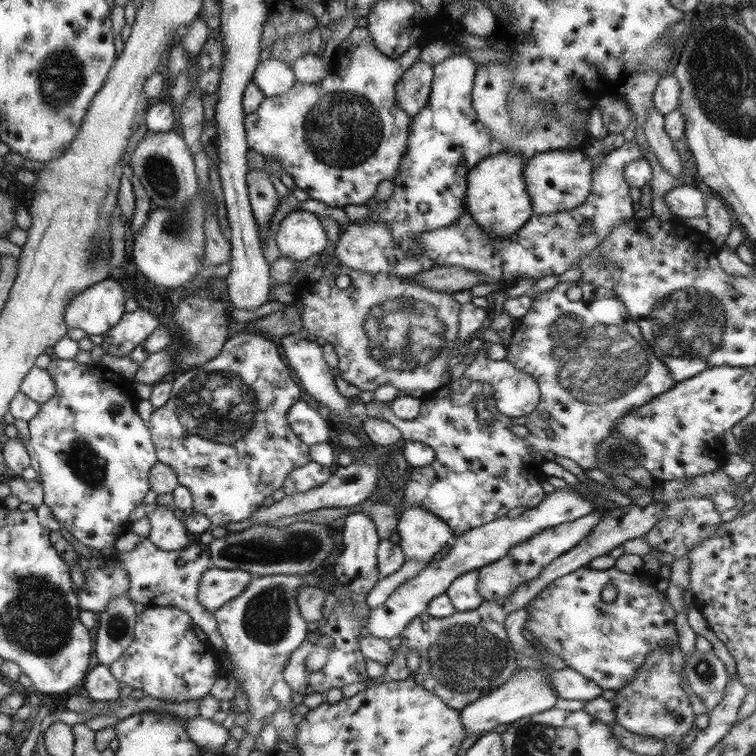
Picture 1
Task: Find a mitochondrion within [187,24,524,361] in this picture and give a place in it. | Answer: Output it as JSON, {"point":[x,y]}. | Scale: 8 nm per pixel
{"point":[342,130]}

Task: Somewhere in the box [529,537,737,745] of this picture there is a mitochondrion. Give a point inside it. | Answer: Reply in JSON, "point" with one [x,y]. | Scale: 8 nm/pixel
{"point":[705,671]}

